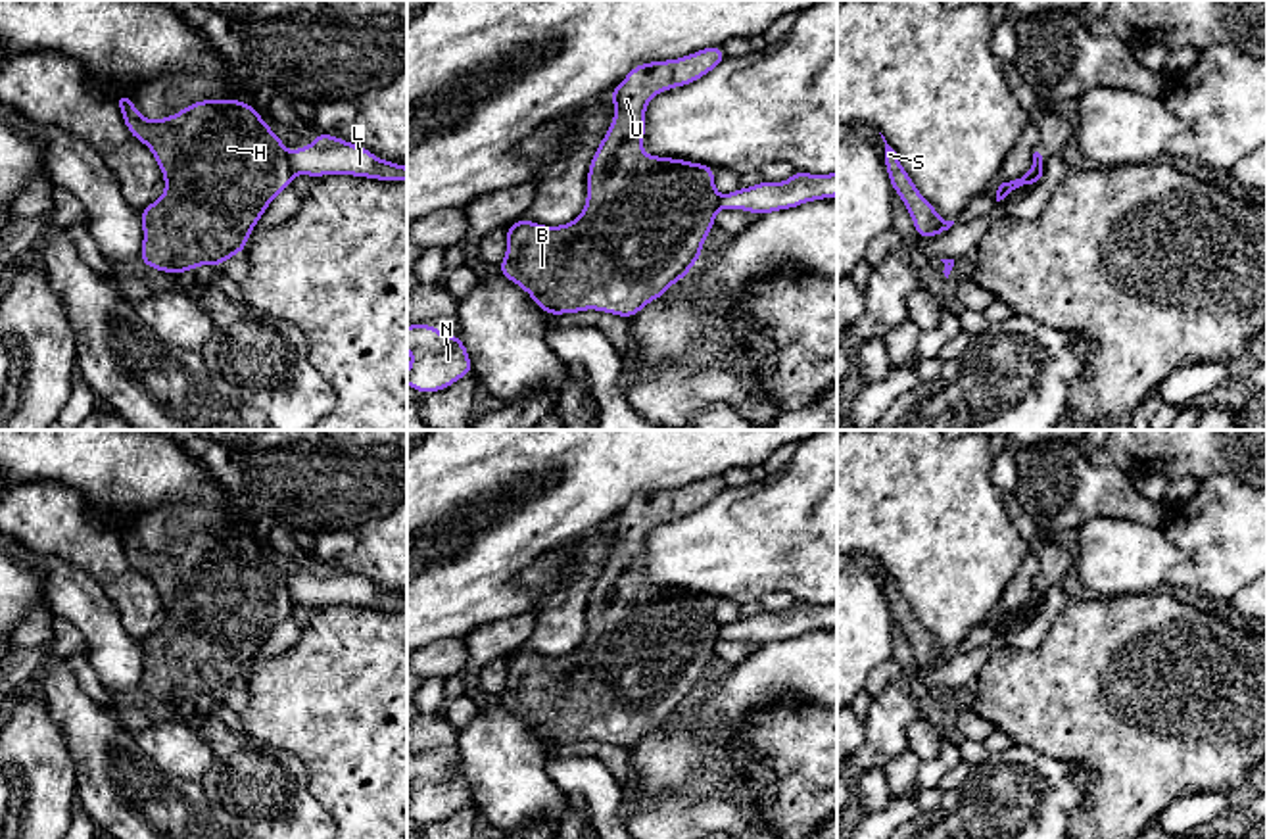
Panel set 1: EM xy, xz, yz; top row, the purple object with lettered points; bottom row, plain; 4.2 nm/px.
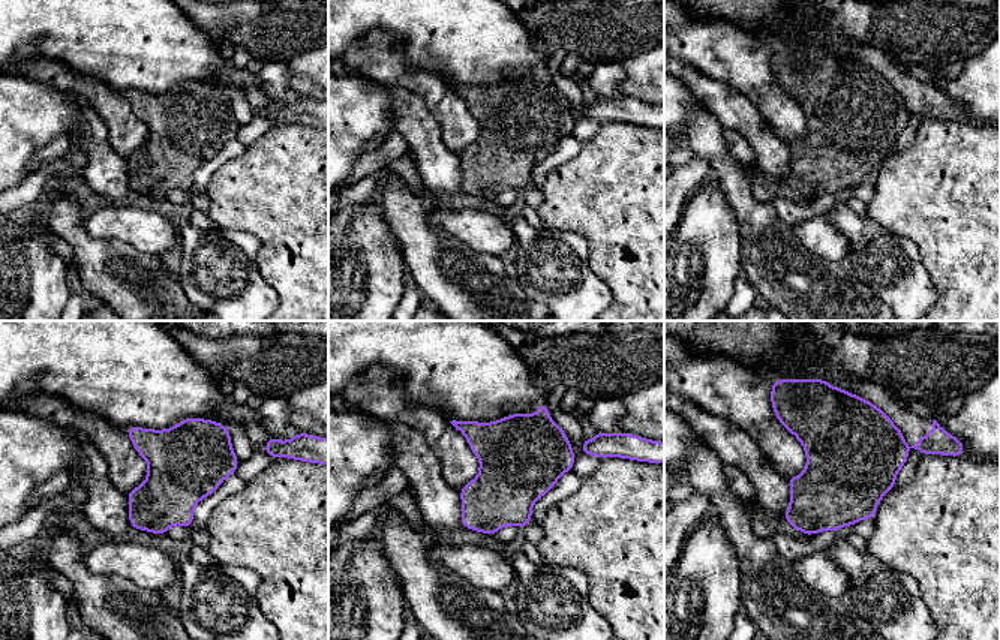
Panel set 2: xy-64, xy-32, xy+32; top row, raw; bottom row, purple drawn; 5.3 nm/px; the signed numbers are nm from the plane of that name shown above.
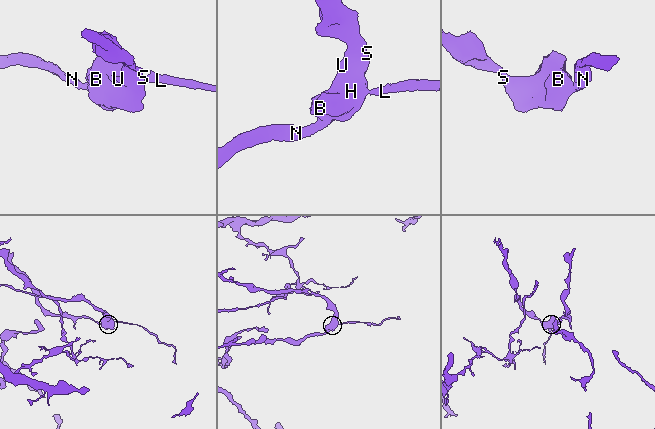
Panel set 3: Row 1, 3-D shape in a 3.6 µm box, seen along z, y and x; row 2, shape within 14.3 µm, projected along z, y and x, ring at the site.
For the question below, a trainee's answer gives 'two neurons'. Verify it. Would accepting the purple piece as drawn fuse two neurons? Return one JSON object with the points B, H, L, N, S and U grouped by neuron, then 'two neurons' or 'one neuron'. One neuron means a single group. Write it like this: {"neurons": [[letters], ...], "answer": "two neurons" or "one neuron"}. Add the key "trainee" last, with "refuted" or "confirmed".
{"neurons": [["B", "H", "N", "S", "U"], ["L"]], "answer": "two neurons", "trainee": "confirmed"}

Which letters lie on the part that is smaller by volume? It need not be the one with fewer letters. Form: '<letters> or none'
L

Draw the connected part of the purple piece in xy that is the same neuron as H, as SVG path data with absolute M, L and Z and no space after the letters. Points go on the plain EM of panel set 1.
M125 522L117 534L129 563L152 580L165 609L163 626L140 641L140 691L179 705L205 693L221 697L242 683L269 634L296 607L286 574L253 536L236 528L200 530L157 551L146 549Z

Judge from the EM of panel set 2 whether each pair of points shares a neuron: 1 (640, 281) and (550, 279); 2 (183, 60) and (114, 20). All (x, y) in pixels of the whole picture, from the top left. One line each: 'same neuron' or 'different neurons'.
1: different neurons
2: same neuron

